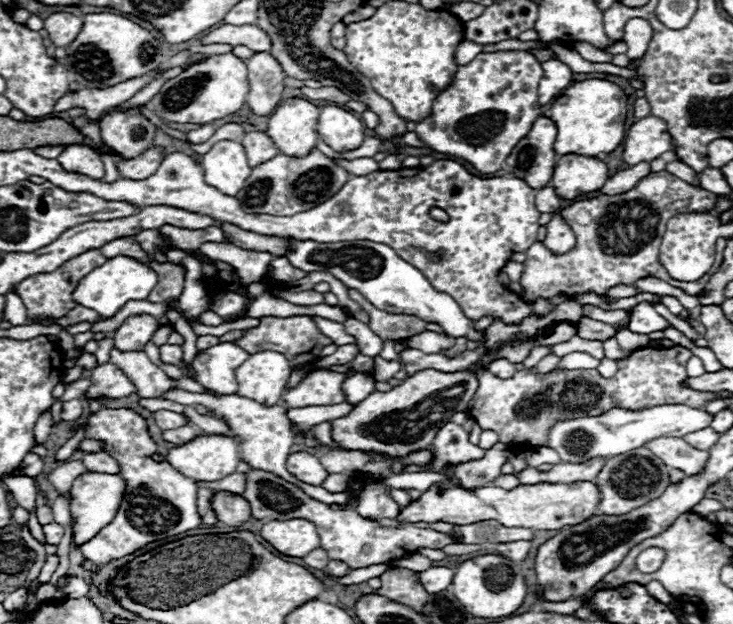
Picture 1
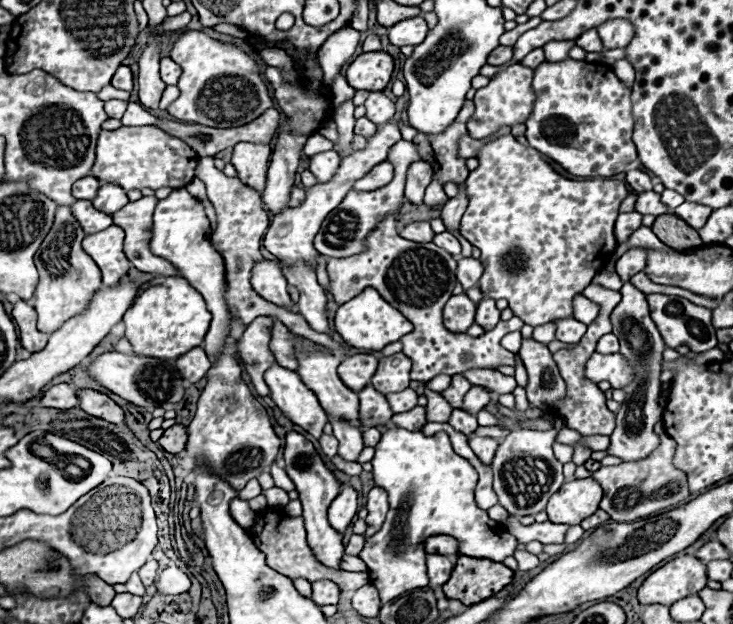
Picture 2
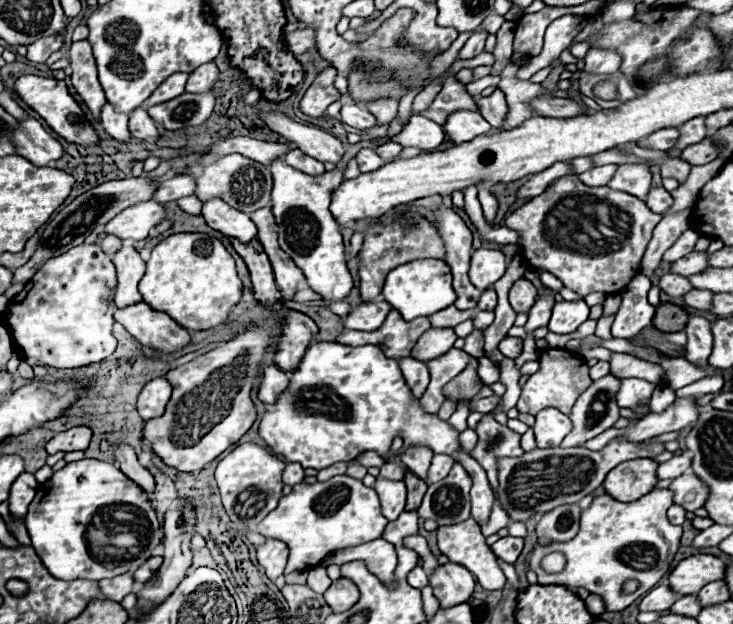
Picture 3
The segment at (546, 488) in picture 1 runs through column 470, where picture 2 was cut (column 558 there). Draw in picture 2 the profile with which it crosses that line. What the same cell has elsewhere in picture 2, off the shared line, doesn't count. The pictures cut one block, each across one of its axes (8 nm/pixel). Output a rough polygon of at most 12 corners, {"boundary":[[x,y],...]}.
{"boundary":[[592,478],[564,482],[546,512],[576,526],[598,510],[602,488]]}

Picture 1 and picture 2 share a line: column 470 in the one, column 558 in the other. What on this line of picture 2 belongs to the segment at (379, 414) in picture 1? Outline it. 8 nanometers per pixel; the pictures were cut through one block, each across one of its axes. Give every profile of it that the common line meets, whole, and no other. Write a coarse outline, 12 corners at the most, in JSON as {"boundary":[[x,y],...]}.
{"boundary":[[522,338],[528,402],[548,412],[566,384],[546,344]]}

